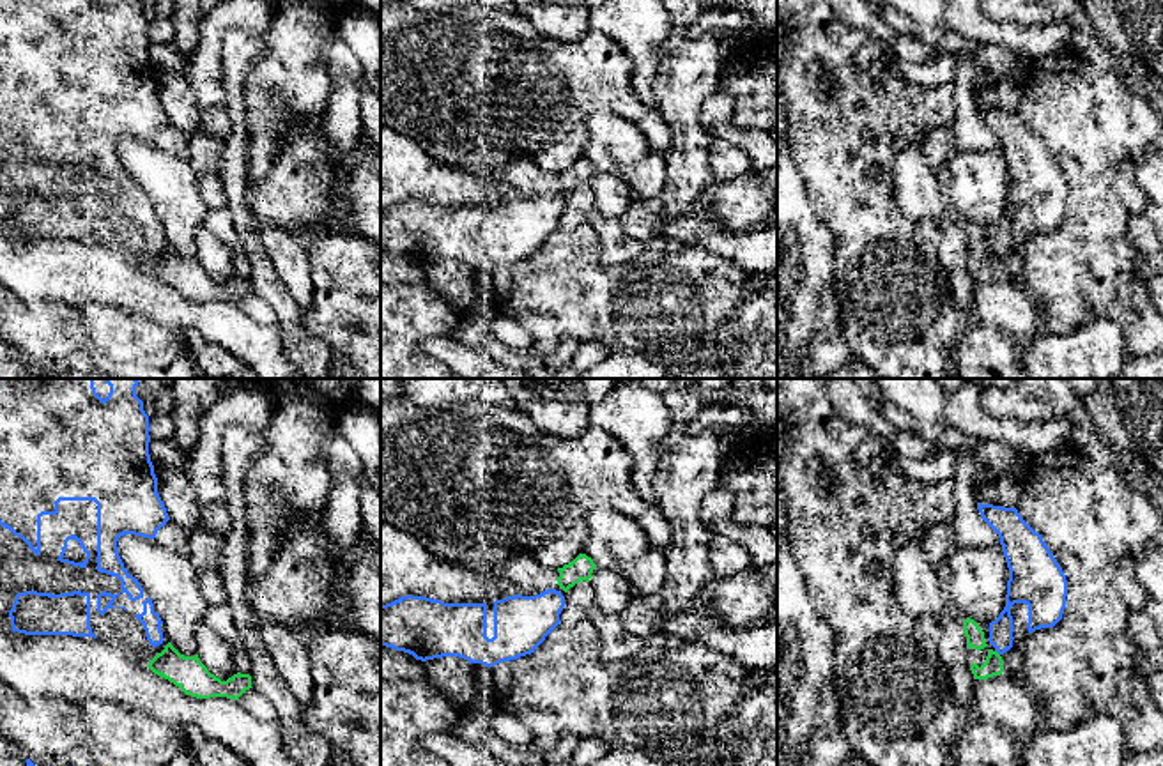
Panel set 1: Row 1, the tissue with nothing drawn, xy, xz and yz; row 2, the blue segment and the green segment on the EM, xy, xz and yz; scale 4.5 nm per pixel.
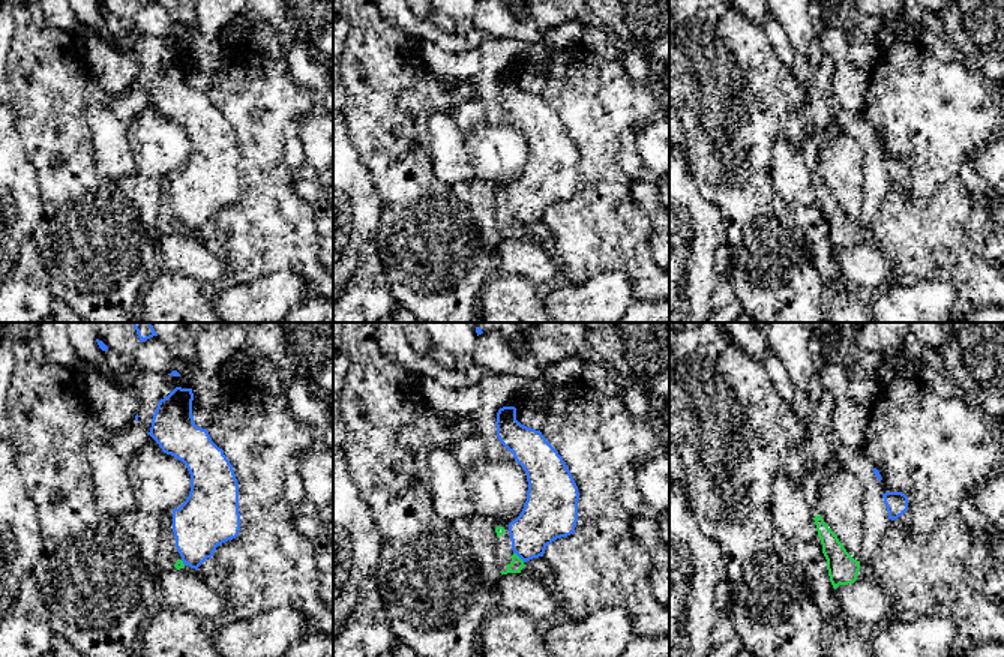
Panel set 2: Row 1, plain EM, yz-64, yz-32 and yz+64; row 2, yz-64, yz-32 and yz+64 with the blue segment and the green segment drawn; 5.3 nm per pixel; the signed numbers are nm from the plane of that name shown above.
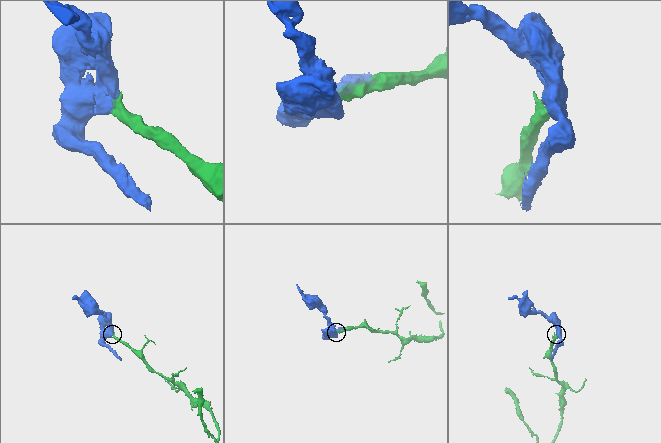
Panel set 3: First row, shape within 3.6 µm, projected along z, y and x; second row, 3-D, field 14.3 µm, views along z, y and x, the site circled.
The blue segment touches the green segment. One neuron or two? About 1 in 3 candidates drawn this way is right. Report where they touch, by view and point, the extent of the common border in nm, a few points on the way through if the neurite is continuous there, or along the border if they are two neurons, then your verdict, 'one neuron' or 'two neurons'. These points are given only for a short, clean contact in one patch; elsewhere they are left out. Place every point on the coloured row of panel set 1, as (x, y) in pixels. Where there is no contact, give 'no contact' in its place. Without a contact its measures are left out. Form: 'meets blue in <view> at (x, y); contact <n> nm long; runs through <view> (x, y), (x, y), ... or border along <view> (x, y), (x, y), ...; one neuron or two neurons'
meets blue in yz at (997, 651); contact 40 nm long; border along yz (995, 650), (999, 655); two neurons

